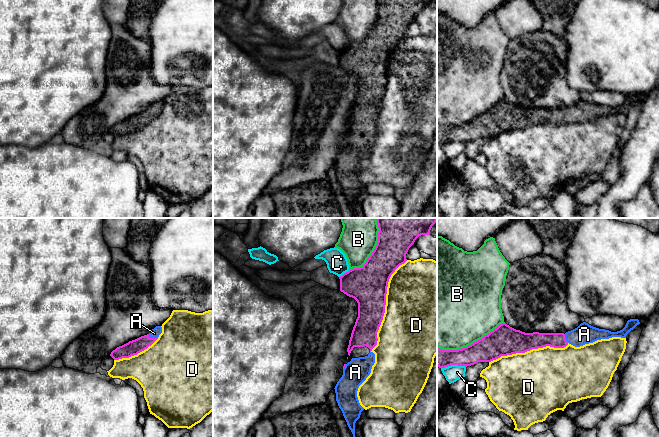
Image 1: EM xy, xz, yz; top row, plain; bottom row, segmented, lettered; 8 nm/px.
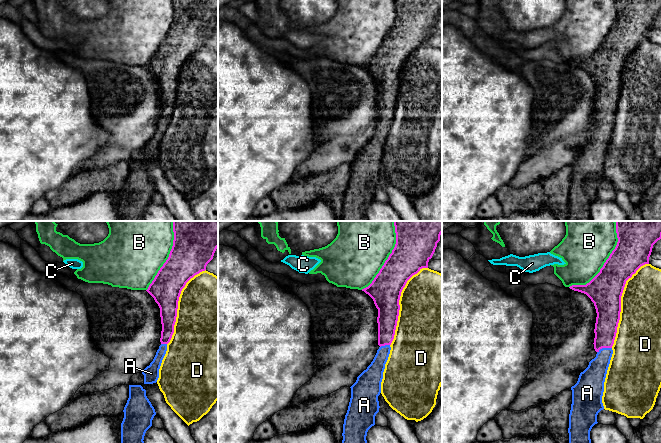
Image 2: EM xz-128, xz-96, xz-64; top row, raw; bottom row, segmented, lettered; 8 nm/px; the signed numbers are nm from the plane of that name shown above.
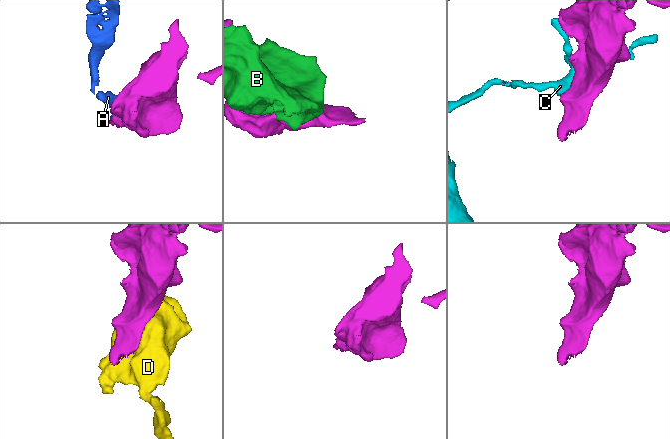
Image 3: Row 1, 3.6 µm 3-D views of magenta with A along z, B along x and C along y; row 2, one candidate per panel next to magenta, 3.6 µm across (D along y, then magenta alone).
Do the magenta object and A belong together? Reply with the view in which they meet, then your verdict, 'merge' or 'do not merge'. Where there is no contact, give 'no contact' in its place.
contact in xy; merge

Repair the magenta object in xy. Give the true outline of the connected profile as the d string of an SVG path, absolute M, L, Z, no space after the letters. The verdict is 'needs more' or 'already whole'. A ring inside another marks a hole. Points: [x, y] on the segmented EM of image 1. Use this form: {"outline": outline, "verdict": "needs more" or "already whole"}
{"outline": "M156 326L150 331L149 334L141 336L135 340L129 341L122 346L117 347L111 352L110 356L114 360L119 360L122 358L129 358L131 356L137 355L138 353L151 346L158 339L161 333L162 327Z", "verdict": "needs more"}

